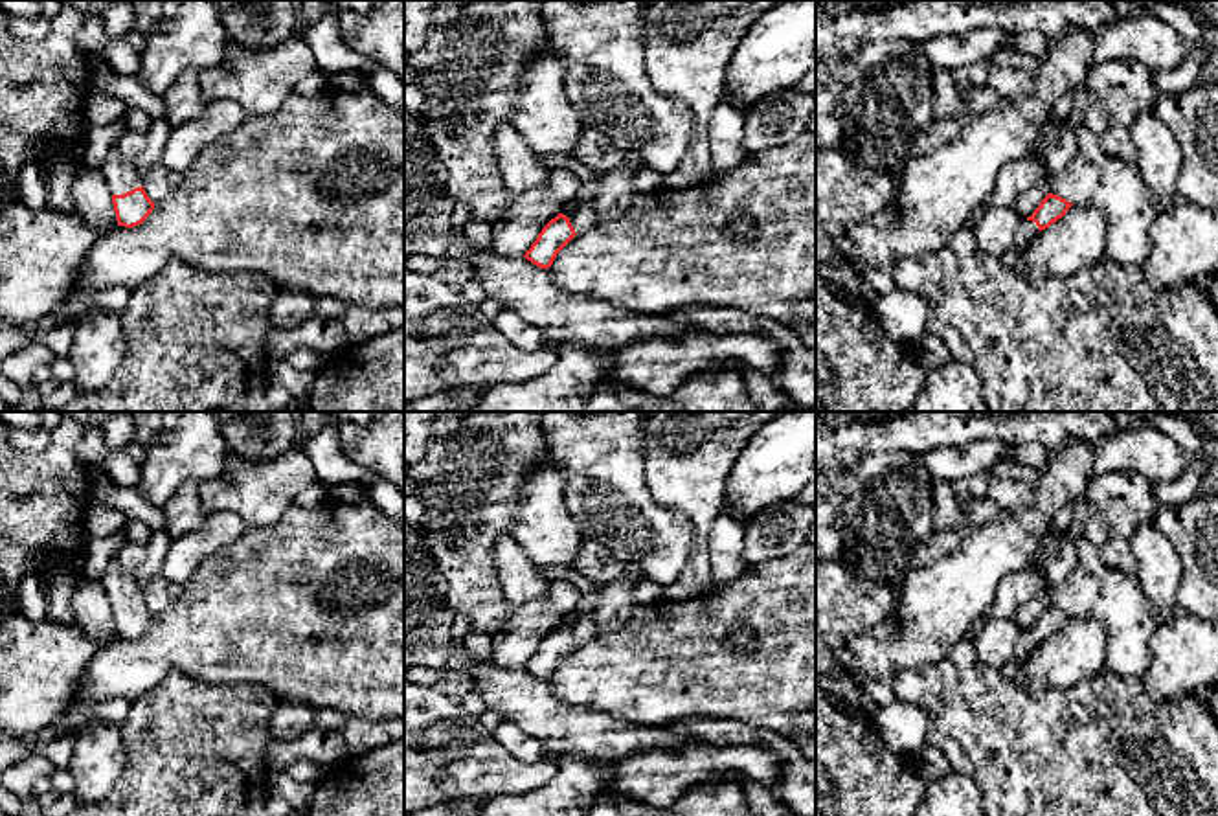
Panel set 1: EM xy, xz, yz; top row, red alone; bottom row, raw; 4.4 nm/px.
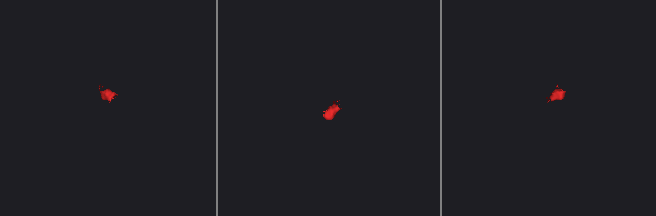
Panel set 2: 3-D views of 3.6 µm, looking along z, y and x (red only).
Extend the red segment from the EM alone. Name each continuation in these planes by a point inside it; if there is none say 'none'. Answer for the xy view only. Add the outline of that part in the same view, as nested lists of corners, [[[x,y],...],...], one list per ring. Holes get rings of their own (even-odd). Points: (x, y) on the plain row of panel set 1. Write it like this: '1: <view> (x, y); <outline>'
1: xy (122, 587); [[[110,561],[99,583],[108,595],[110,606],[123,606],[143,597],[136,573],[119,568],[114,561]]]

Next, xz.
1: xz (583, 629); [[[592,614],[581,616],[566,629],[570,630],[575,645],[582,645],[582,643],[597,638],[597,625],[595,625]]]

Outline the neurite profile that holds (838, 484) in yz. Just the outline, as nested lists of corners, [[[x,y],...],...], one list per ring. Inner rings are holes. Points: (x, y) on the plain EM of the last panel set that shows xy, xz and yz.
[[[878,452],[865,456],[852,470],[836,469],[816,472],[816,498],[830,498],[834,502],[847,500],[862,483],[887,470],[909,467],[917,454],[913,452]]]

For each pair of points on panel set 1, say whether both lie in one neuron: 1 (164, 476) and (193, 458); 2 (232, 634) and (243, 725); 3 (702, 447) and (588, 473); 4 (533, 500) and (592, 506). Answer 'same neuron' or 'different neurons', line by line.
1: same neuron
2: different neurons
3: different neurons
4: different neurons

